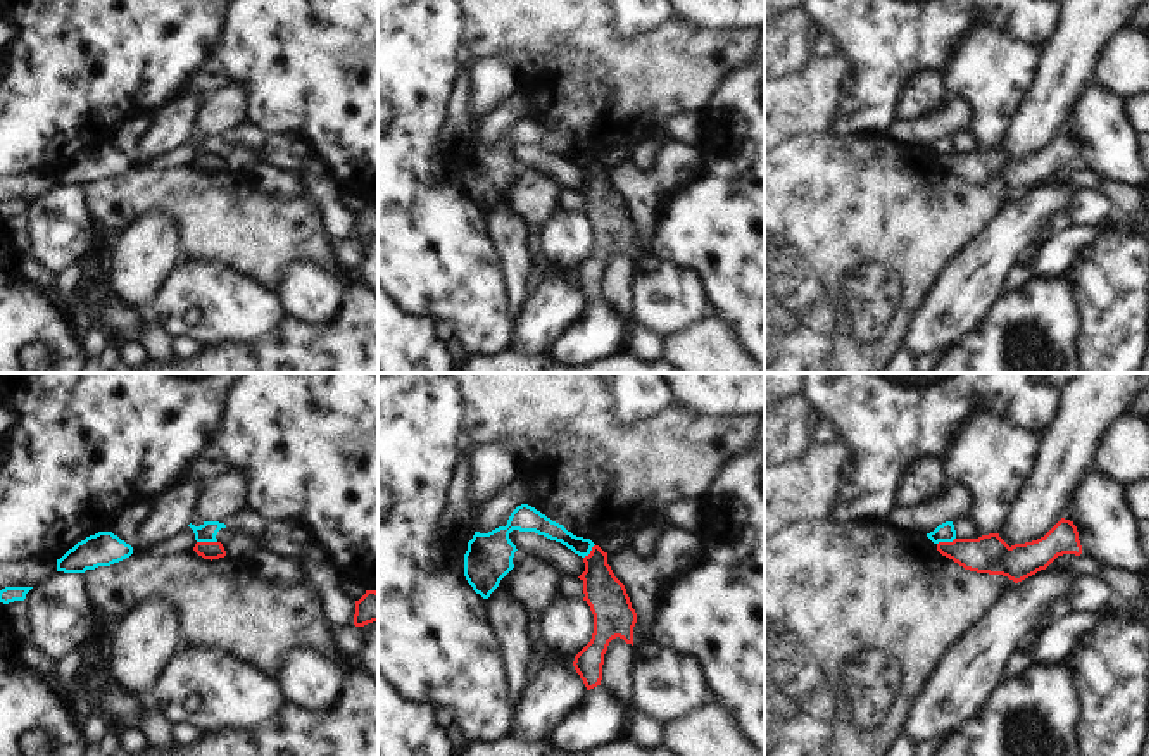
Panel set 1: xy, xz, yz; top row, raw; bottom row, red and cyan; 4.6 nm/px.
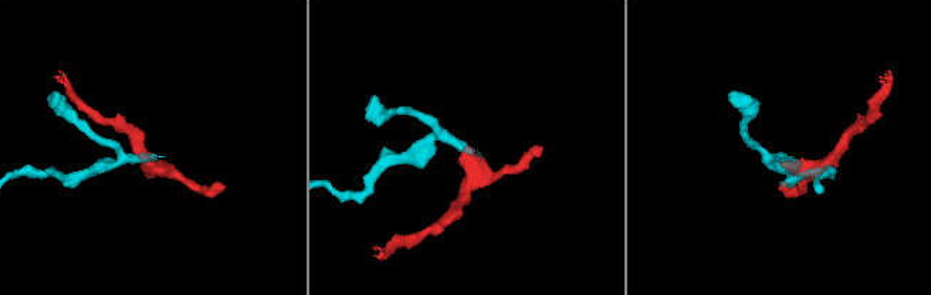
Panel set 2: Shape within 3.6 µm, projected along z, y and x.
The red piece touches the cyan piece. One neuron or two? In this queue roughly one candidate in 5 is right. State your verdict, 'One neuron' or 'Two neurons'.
Two neurons

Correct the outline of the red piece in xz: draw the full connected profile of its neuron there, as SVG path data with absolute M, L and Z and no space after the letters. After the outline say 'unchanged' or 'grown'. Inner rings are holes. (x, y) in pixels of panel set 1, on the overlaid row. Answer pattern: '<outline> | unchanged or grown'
M594 545L583 563L585 571L578 578L583 582L583 601L594 614L594 633L590 642L575 656L573 666L590 690L601 685L609 642L620 637L633 646L637 613L625 585L607 564L607 552Z | unchanged

